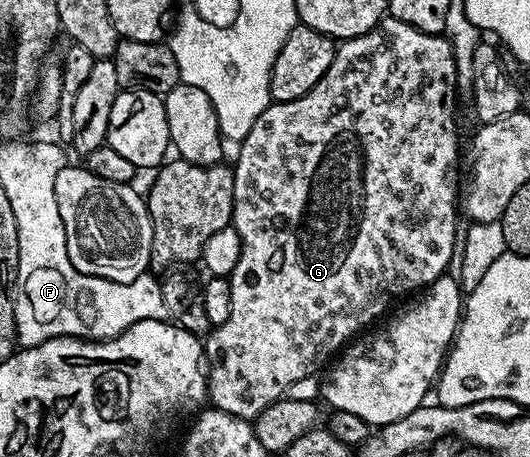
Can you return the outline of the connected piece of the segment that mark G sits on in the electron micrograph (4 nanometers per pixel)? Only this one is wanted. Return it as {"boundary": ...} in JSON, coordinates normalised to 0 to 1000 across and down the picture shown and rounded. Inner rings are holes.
{"boundary":[[[723,37],[715,42],[713,53],[694,72],[674,77],[672,81],[636,96],[626,142],[619,142],[619,160],[611,160],[611,168],[604,168],[604,177],[596,177],[596,186],[589,186],[589,195],[581,195],[581,204],[574,204],[574,212],[558,212],[558,221],[536,221],[534,225],[511,223],[509,232],[498,239],[498,247],[491,247],[491,256],[483,256],[483,274],[475,274],[475,282],[468,282],[468,300],[460,300],[453,309],[451,322],[457,324],[449,330],[449,359],[440,359],[438,365],[442,376],[442,475],[438,492],[445,501],[445,510],[457,530],[453,567],[445,571],[445,589],[438,589],[438,597],[430,606],[434,615],[434,639],[438,641],[438,678],[430,685],[430,702],[423,702],[423,711],[404,716],[385,742],[385,786],[392,796],[387,805],[389,862],[394,880],[402,884],[409,897],[421,899],[423,904],[438,904],[455,917],[479,919],[506,886],[513,886],[523,873],[534,871],[540,853],[551,842],[558,842],[558,834],[566,834],[583,821],[592,821],[594,814],[598,814],[598,803],[604,801],[613,786],[625,783],[623,788],[628,788],[670,735],[689,726],[692,718],[706,711],[696,711],[696,707],[709,705],[711,698],[734,676],[736,661],[740,661],[742,654],[751,654],[757,646],[774,646],[779,637],[791,635],[789,639],[794,639],[798,632],[809,628],[811,621],[821,619],[834,602],[843,600],[843,584],[853,565],[855,538],[860,534],[860,510],[868,501],[864,470],[857,464],[862,453],[864,460],[868,453],[868,400],[864,409],[862,396],[857,394],[857,354],[864,348],[864,278],[857,271],[860,177],[862,155],[860,133],[855,120],[855,98],[838,74],[817,77],[815,72],[800,72],[792,63],[785,63],[777,55],[770,55],[753,42]]]}

